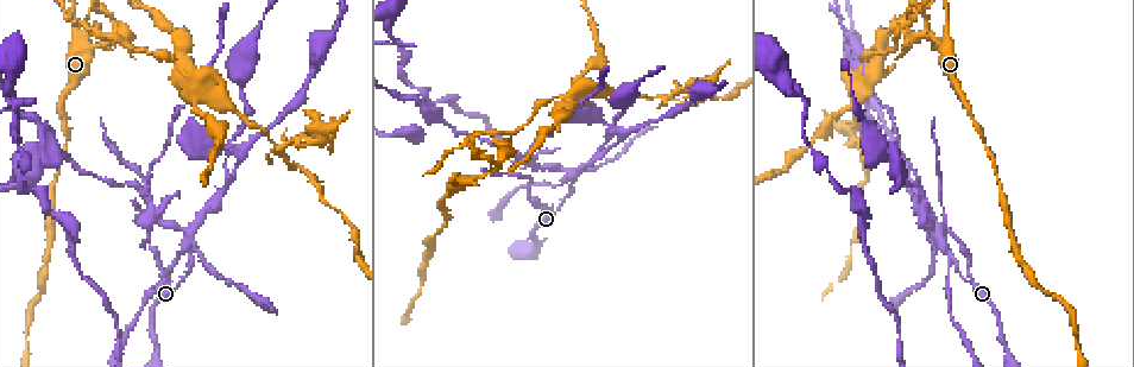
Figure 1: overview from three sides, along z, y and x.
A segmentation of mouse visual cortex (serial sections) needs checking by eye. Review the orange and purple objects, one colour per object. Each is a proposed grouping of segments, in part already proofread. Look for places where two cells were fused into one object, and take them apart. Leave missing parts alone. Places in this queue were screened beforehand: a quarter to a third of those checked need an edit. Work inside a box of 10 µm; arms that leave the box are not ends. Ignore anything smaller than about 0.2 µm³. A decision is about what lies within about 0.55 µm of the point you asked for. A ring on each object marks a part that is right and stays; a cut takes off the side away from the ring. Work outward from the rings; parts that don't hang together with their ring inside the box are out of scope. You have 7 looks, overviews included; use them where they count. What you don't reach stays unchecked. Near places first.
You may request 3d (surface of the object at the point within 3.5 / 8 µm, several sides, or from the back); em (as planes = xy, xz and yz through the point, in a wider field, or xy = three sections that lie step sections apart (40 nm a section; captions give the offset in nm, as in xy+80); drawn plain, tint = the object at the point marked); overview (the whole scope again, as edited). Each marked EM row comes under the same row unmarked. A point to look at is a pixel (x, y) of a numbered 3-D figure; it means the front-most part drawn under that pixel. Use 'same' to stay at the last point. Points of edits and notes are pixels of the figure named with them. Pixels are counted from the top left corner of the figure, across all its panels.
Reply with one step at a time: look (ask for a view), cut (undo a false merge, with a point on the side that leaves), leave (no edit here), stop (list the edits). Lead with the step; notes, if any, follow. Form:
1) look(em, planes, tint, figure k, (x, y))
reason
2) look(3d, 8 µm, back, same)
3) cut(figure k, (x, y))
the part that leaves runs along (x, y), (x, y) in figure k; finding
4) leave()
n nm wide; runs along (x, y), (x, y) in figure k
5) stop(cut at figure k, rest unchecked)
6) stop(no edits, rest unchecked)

look(3d, 3.5 µm, figure 1, (937, 236))
arms run side by side

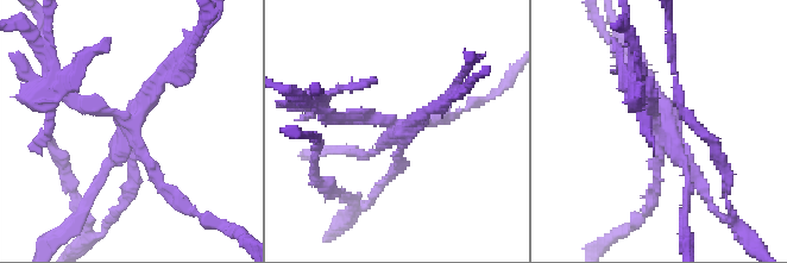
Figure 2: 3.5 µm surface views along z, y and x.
look(em, xy, step 3, tint, figure 2, (667, 130))

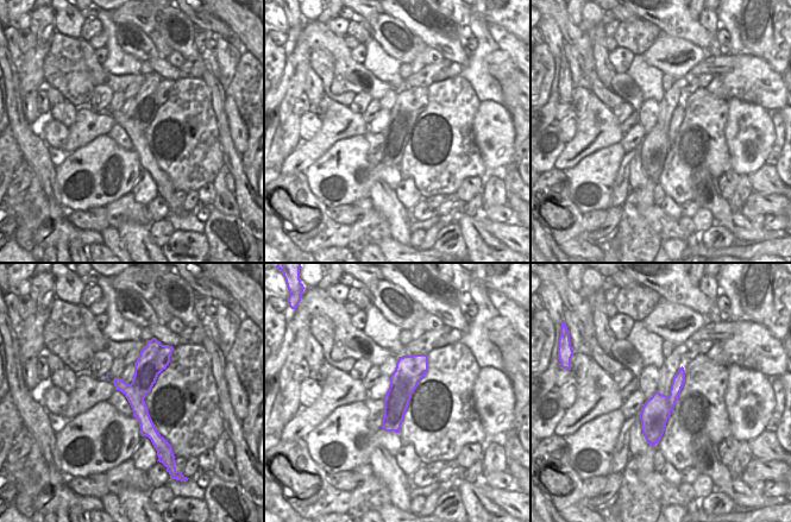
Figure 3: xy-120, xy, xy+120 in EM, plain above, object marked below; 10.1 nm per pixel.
cut(figure 2, (139, 113))
the part that leaves runs along (132, 138), (153, 80), (183, 50) in figure 2; two cells meet here

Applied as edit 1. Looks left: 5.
look(overview)

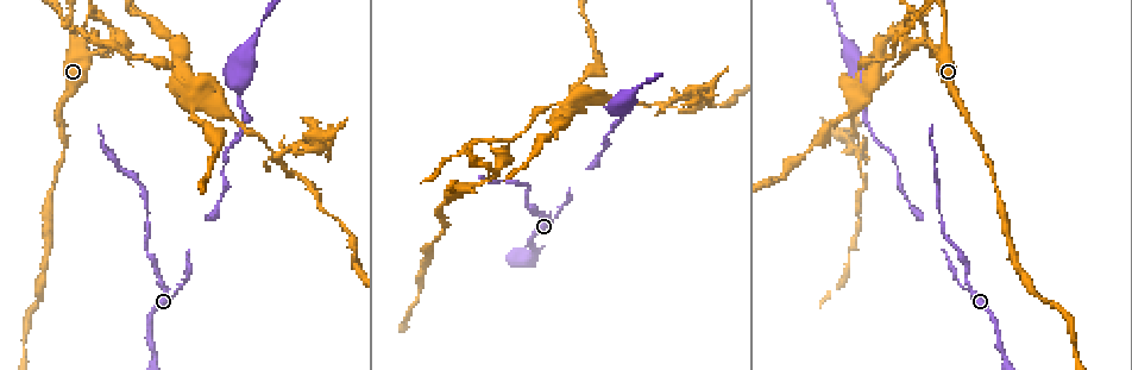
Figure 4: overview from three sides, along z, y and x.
look(3d, 3.5 µm, figure 4, (496, 172))
three arms meet

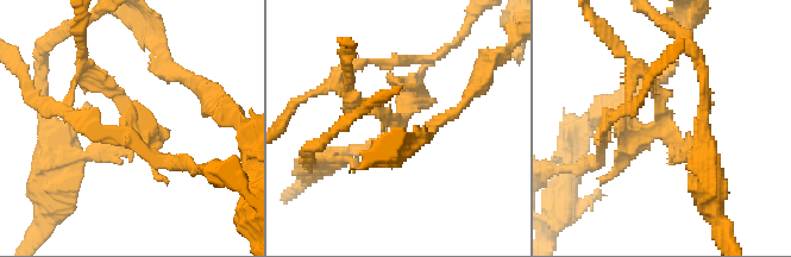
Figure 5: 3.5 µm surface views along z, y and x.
look(em, xy, step 1, tint, figure 5, (402, 126))

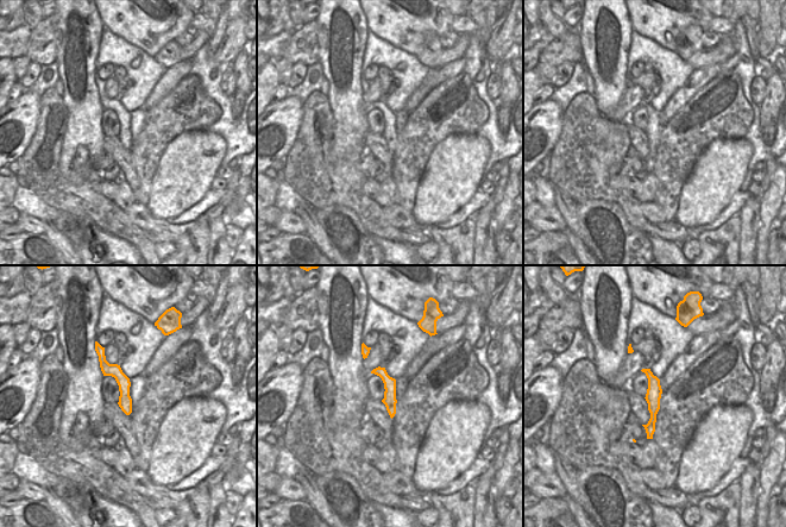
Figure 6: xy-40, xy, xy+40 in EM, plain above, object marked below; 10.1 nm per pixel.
cut(figure 5, (657, 124))
130 nm wide; the part that leaves runs along (683, 150), (667, 131), (607, 136) in figure 5; a second cell is stuck on

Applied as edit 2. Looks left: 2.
stop(cut at figure 2, cut at figure 5, rest unchecked)

